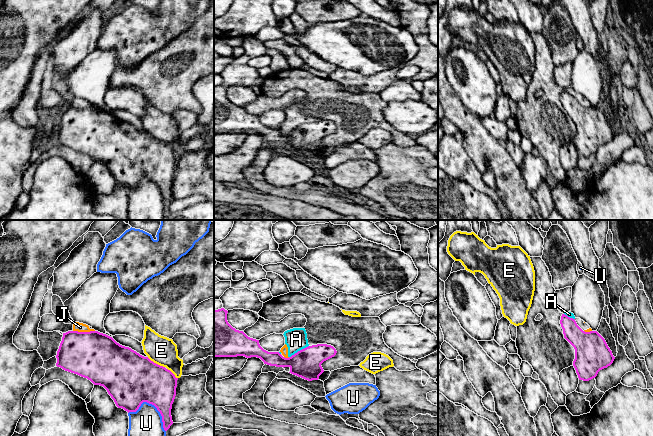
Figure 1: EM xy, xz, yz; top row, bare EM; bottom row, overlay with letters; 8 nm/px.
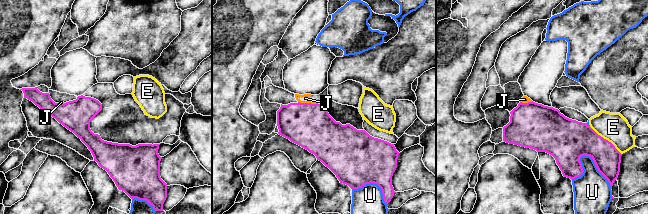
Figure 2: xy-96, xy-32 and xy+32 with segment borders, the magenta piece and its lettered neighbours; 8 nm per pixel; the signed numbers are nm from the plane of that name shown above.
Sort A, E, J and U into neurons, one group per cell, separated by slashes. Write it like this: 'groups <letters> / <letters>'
groups A J / E / U

